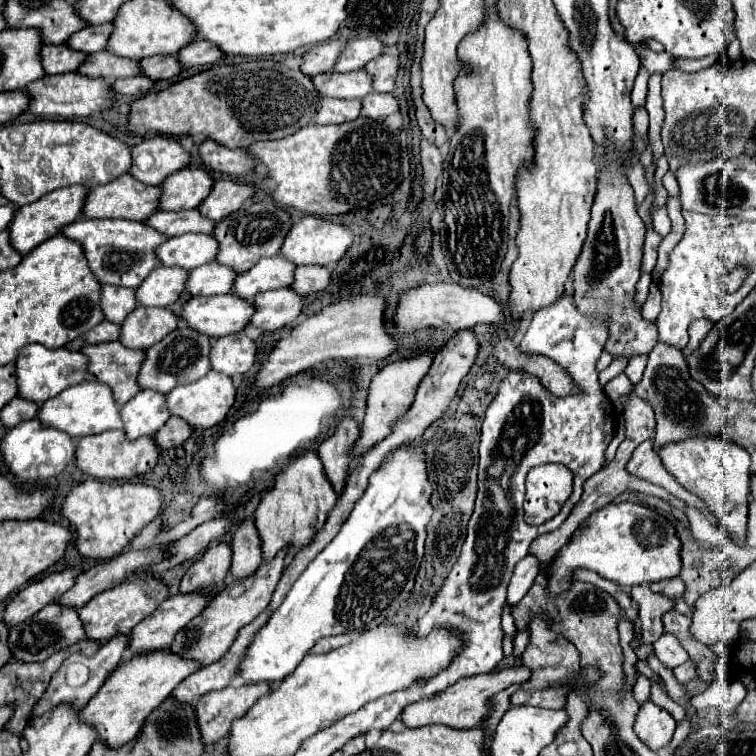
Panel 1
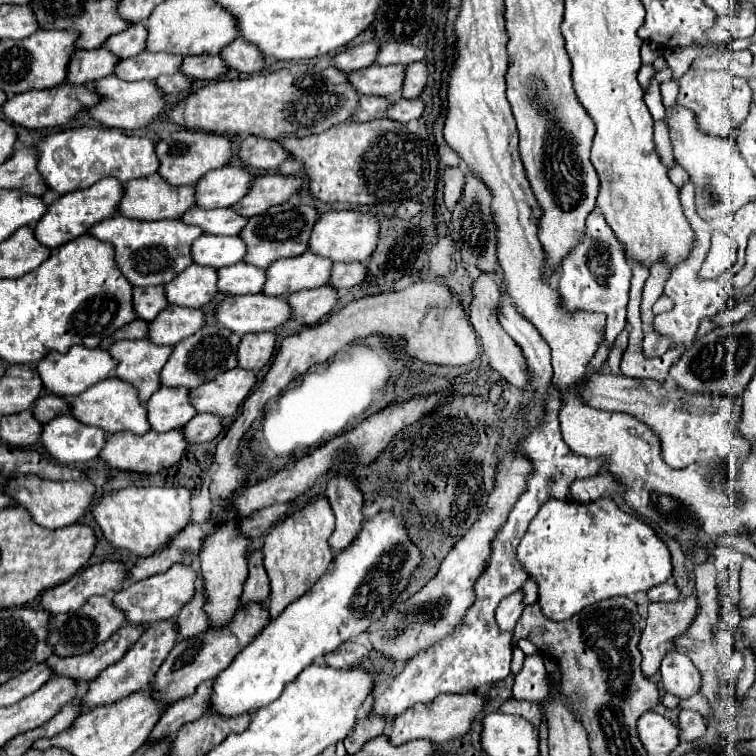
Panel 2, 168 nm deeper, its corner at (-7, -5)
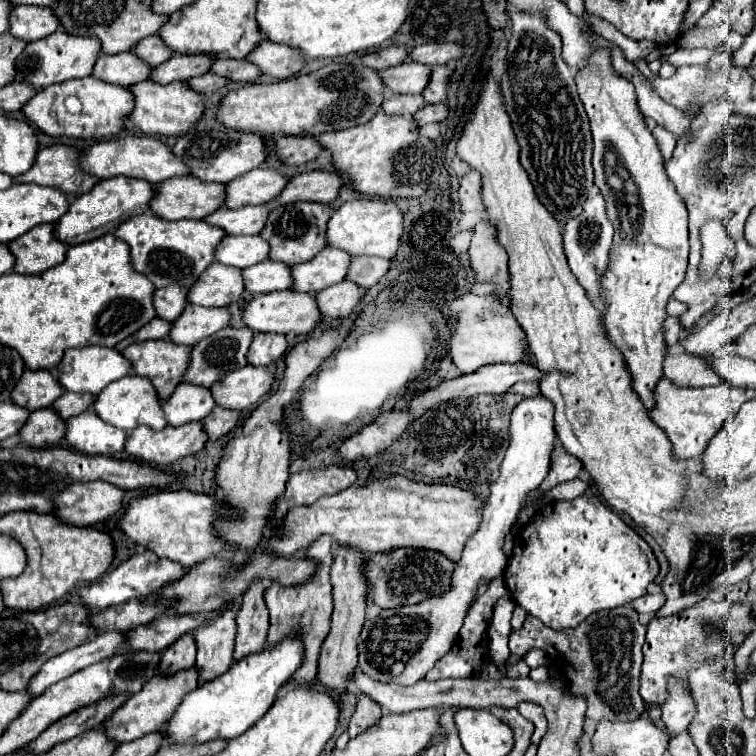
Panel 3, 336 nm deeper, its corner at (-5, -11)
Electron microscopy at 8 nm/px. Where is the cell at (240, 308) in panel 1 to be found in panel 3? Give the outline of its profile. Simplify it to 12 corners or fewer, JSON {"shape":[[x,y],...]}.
{"shape":[[314,294],[254,296],[244,324],[258,332],[310,334],[322,322]]}

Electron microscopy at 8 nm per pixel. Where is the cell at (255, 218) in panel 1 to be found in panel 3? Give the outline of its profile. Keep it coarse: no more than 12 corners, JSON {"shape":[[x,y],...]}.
{"shape":[[294,202],[270,212],[262,238],[270,258],[290,266],[326,246],[320,202]]}

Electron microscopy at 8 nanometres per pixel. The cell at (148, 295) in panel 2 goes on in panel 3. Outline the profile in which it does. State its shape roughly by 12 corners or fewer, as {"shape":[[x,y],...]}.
{"shape":[[178,284],[154,292],[158,318],[174,322],[188,304]]}

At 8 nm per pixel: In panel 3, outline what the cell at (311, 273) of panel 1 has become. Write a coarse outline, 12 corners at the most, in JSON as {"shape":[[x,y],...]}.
{"shape":[[374,256],[352,260],[346,278],[372,288],[390,270],[390,260]]}

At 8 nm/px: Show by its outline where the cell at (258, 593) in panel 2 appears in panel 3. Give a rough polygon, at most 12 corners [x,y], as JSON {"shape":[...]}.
{"shape":[[254,582],[236,616],[234,660],[262,652],[268,634],[264,584]]}

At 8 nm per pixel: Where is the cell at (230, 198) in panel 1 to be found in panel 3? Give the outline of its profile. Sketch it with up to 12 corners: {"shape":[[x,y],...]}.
{"shape":[[336,170],[294,176],[272,210],[300,200],[330,204],[346,178]]}

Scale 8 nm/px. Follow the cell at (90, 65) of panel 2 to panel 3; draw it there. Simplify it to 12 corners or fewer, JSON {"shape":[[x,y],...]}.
{"shape":[[132,52],[102,54],[92,76],[120,86],[150,78]]}

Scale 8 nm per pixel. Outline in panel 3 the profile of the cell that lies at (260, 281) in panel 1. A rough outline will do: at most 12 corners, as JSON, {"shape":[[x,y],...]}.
{"shape":[[326,246],[292,266],[292,290],[314,294],[346,278],[352,256]]}

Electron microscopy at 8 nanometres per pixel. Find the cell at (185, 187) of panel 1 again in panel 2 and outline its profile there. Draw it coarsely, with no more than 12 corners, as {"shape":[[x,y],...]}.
{"shape":[[242,166],[212,170],[196,182],[196,206],[228,208],[254,176]]}

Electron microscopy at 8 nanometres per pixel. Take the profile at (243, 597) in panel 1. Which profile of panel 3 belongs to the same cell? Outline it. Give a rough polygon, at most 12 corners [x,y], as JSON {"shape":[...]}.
{"shape":[[198,670],[154,676],[104,722],[132,742],[158,732],[198,686]]}

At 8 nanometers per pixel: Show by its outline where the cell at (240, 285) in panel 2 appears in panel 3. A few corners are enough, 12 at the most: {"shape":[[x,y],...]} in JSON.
{"shape":[[276,260],[242,270],[250,294],[288,290],[290,266]]}

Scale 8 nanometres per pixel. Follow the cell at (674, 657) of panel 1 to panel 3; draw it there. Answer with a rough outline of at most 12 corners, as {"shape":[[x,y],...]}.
{"shape":[[670,680],[670,698],[662,704],[668,736],[676,736],[694,718],[690,690]]}

